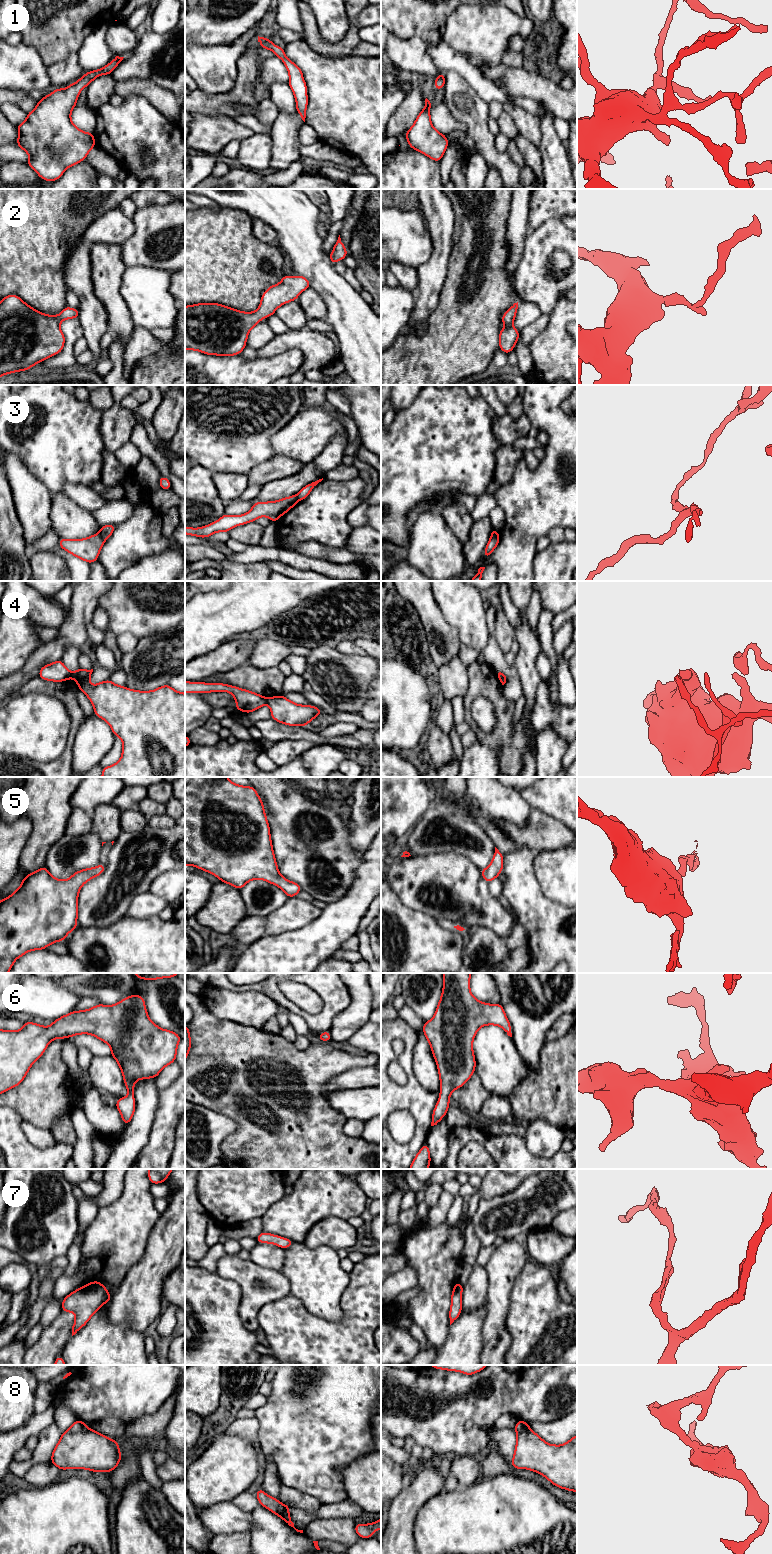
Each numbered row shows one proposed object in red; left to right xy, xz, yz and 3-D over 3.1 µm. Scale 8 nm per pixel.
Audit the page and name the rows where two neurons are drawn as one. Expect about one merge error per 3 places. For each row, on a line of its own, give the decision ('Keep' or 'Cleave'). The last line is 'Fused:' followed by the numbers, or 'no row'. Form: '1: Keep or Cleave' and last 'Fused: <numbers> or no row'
1: Keep
2: Keep
3: Cleave
4: Cleave
5: Keep
6: Keep
7: Keep
8: Cleave
Fused: 3, 4, 8

